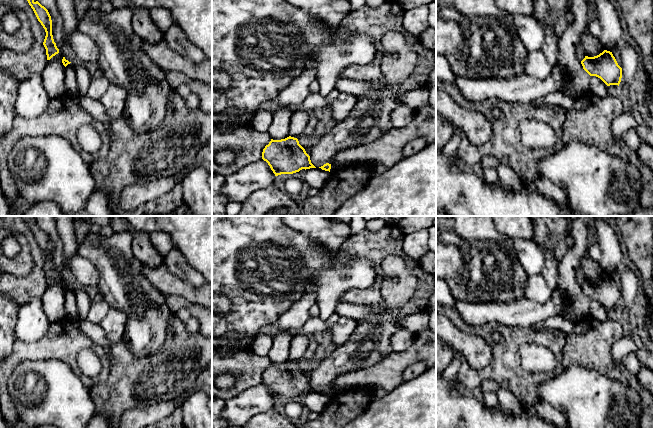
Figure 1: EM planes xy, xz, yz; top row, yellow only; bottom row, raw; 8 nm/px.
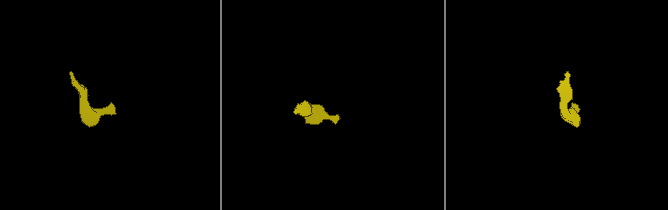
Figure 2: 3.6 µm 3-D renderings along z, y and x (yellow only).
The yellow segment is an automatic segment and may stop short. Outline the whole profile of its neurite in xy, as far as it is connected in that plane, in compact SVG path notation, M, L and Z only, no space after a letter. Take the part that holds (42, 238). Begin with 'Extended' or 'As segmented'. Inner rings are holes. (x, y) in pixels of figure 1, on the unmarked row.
Extended. M21 216L33 233L38 245L45 253L46 260L43 269L46 273L47 284L59 277L59 273L54 266L52 259L52 244L48 234L42 230L36 223L34 216Z

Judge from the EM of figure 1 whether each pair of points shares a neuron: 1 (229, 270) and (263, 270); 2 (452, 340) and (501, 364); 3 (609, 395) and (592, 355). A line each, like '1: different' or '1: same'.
1: same
2: different
3: different

